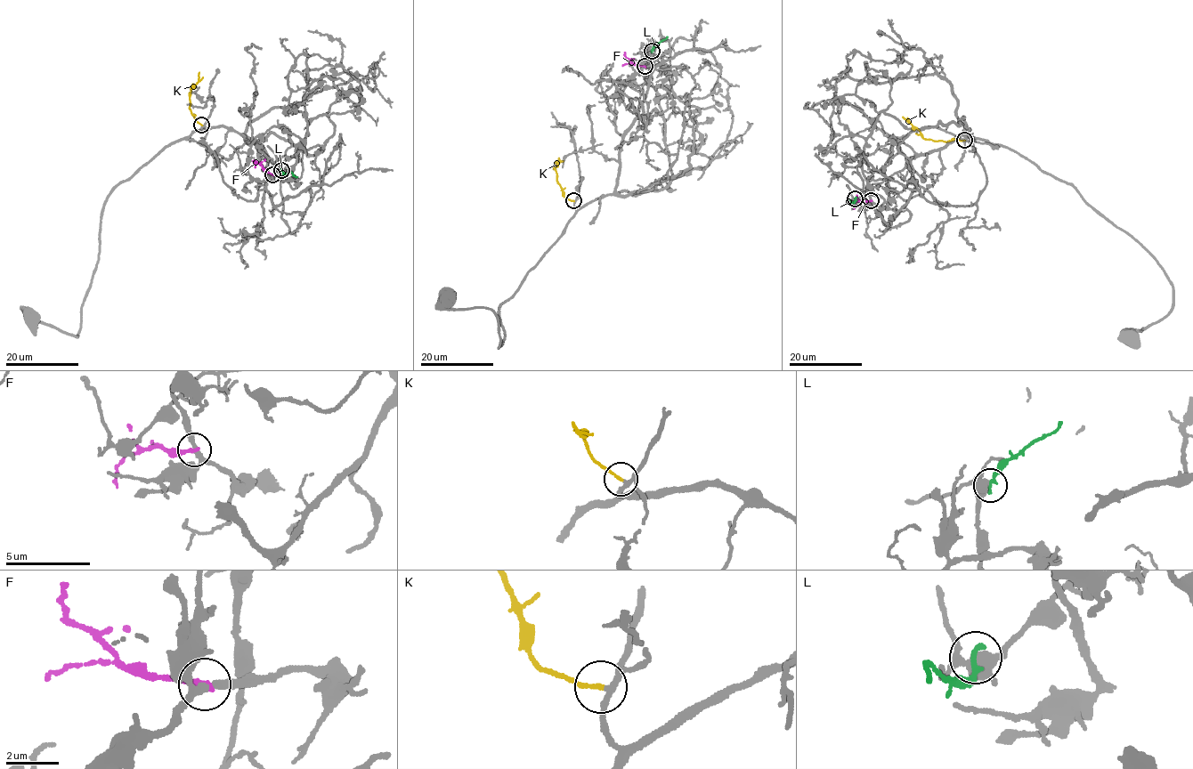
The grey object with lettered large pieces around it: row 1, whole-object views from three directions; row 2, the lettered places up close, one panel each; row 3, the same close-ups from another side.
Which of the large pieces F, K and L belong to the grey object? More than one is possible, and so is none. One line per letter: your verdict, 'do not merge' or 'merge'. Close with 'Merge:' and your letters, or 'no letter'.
F: do not merge
K: merge
L: do not merge
Merge: K

